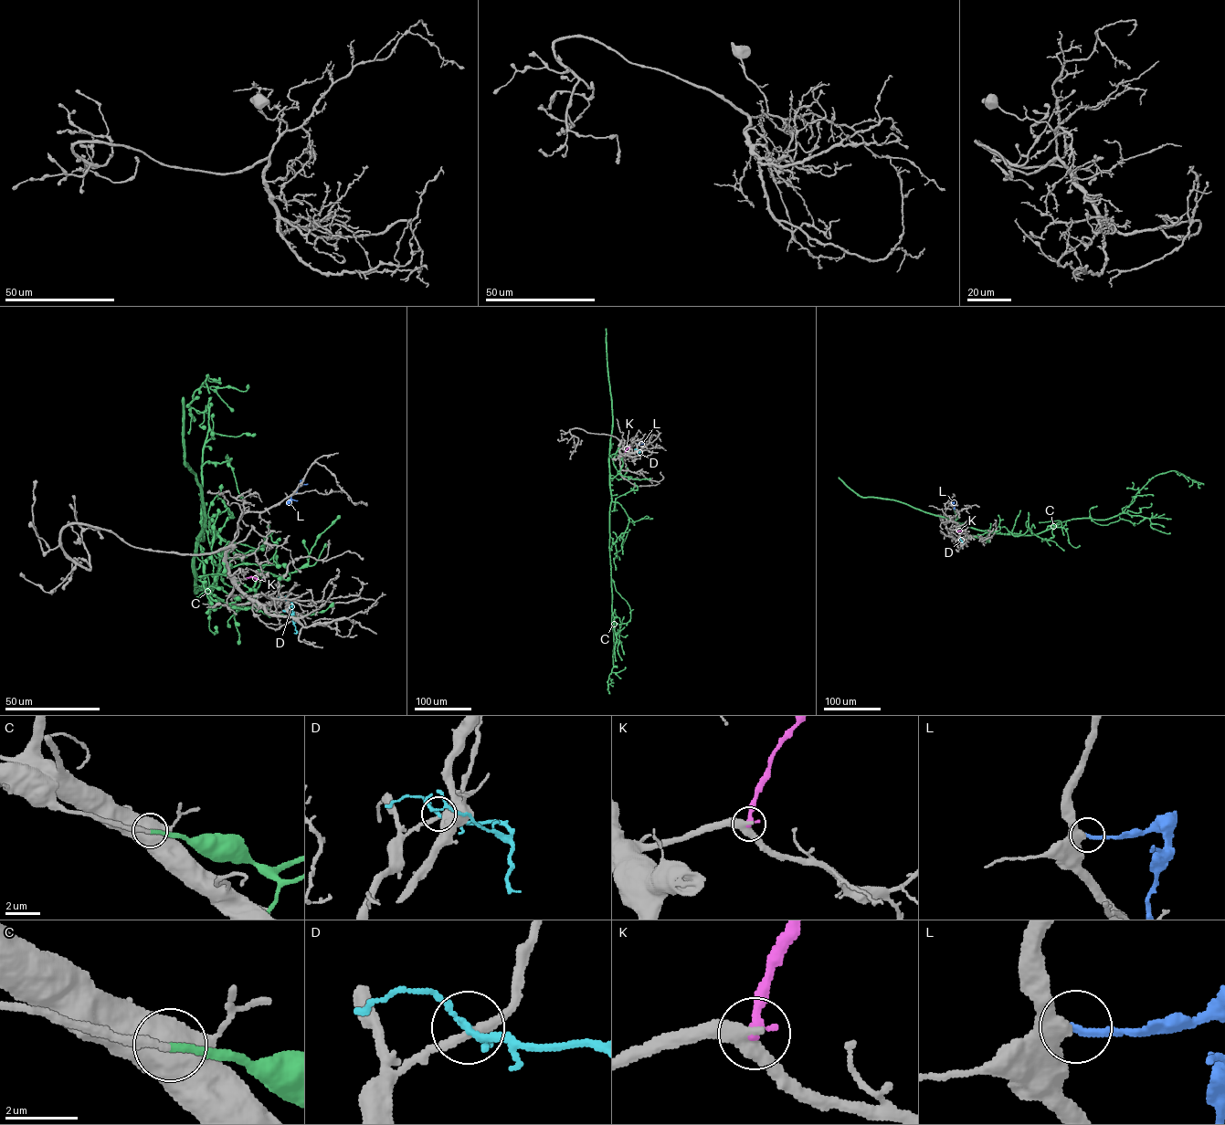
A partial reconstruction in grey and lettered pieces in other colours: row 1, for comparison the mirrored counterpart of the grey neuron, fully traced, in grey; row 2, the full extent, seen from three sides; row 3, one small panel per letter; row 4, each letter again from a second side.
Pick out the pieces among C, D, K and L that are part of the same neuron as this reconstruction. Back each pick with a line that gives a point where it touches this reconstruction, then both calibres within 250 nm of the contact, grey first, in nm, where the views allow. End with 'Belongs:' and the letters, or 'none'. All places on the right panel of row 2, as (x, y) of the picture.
Belongs: none

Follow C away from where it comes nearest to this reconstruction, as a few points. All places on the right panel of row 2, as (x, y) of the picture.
C: (955, 523), (1032, 535), (1072, 519), (1119, 515), (1159, 474), (1177, 471), (1194, 480), (1189, 486)

